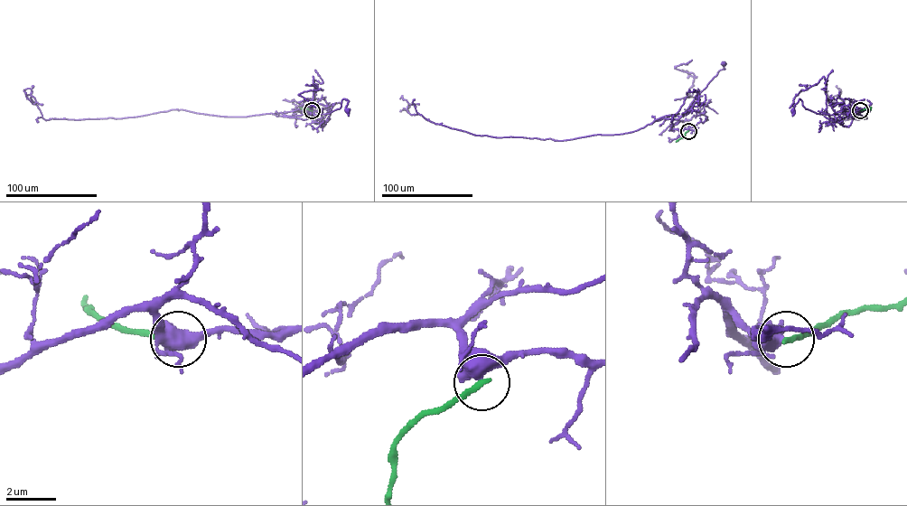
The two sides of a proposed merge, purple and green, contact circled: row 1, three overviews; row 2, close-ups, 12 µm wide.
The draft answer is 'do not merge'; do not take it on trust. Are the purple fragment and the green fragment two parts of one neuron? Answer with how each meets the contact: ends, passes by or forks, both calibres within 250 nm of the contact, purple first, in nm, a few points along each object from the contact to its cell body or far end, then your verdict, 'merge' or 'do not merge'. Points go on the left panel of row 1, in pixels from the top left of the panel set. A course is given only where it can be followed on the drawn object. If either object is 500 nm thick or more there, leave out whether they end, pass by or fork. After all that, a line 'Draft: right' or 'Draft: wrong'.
purple passes by; green ends; calibres 480 and 220 nm; course purple (312, 110), (302, 112), (294, 108), (303, 115), (330, 113), (339, 108), (345, 98), (348, 101), (347, 109); course green (312, 110), (300, 107); do not merge
Draft: right

